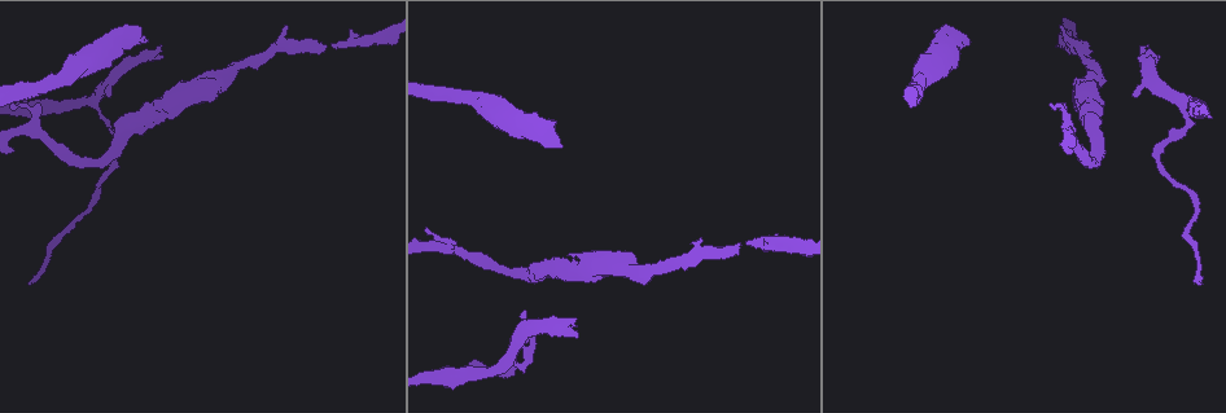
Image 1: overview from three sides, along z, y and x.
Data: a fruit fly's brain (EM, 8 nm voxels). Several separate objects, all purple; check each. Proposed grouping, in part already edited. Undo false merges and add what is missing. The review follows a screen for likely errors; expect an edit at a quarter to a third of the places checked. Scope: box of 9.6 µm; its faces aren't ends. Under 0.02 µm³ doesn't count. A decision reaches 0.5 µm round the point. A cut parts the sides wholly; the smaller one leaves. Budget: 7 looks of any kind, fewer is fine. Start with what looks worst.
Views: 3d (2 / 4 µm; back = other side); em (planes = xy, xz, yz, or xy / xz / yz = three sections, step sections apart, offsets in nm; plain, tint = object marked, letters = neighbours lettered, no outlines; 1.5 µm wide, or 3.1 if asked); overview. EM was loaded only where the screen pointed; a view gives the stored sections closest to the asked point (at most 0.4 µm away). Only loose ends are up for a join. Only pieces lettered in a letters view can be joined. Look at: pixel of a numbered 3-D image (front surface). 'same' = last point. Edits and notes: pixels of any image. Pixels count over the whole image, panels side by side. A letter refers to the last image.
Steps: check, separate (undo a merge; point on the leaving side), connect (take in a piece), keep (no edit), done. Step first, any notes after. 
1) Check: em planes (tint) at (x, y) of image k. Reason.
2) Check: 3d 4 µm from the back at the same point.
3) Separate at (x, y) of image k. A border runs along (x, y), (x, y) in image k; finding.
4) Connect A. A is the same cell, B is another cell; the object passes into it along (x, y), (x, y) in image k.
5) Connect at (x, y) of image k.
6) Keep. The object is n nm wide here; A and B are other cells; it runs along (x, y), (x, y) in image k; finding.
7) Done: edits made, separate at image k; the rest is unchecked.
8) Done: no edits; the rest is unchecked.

Check: em planes (letters) at (148, 39) of image 1. Free end.

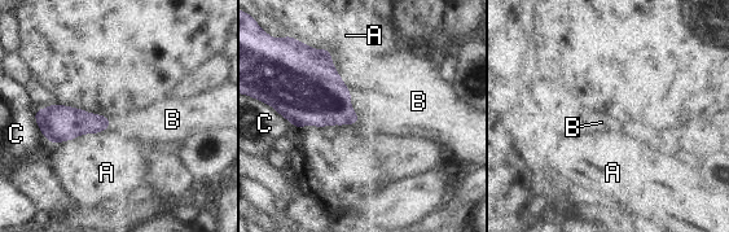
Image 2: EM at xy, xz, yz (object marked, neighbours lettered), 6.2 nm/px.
Connect B. B is the same cell, A and C are other cells; the object passes into it along (69, 122), (109, 123), (149, 126) in image 2; the neuron continues.

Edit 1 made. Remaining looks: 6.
Check: 3d 2 µm at (28, 282) of image 1. End of a long branch.

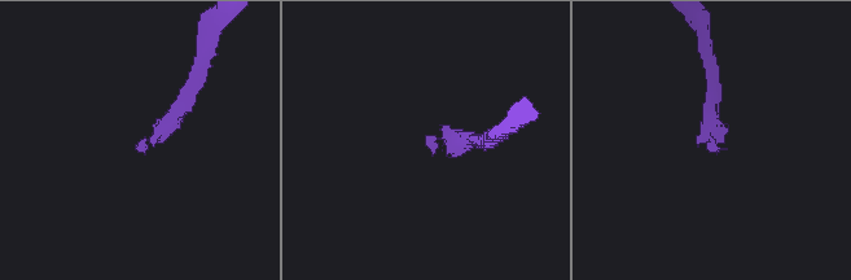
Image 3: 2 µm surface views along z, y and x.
Check: em xz step 8 (letters) at (428, 144) of image 3.

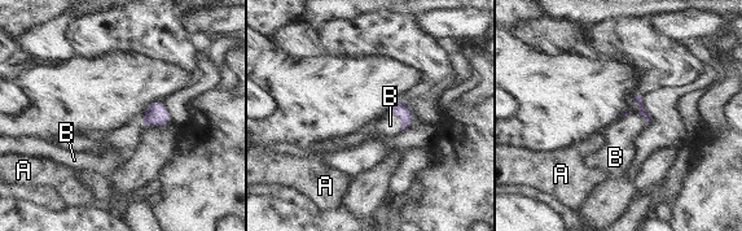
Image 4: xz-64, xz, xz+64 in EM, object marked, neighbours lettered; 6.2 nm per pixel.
Check: em planes (letters) at the same point. Cut it another way.

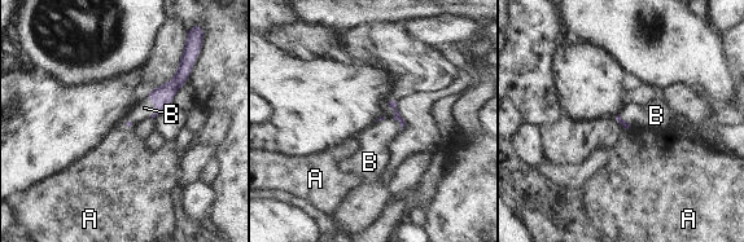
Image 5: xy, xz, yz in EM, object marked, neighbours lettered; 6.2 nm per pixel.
Connect B. B is the same cell, A is another cell; the object passes into it along (162, 96), (154, 105), (144, 108) in image 5; it goes on there.

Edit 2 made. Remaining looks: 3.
Done: edits made, connect at image 2, connect at image 5; the rest is unchecked.

